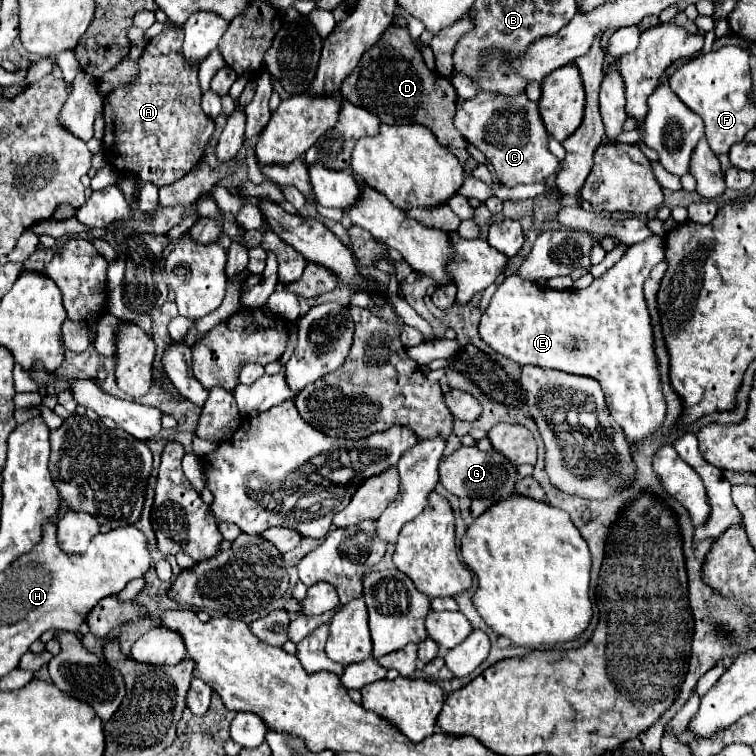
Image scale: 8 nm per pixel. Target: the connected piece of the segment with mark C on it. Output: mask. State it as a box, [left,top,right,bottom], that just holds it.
[453,94,559,186]

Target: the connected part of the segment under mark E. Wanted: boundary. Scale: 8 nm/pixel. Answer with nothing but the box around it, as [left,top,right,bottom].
[479,236,667,446]

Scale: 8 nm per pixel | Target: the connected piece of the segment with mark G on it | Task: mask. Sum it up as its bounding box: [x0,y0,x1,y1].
[439,446,517,500]

